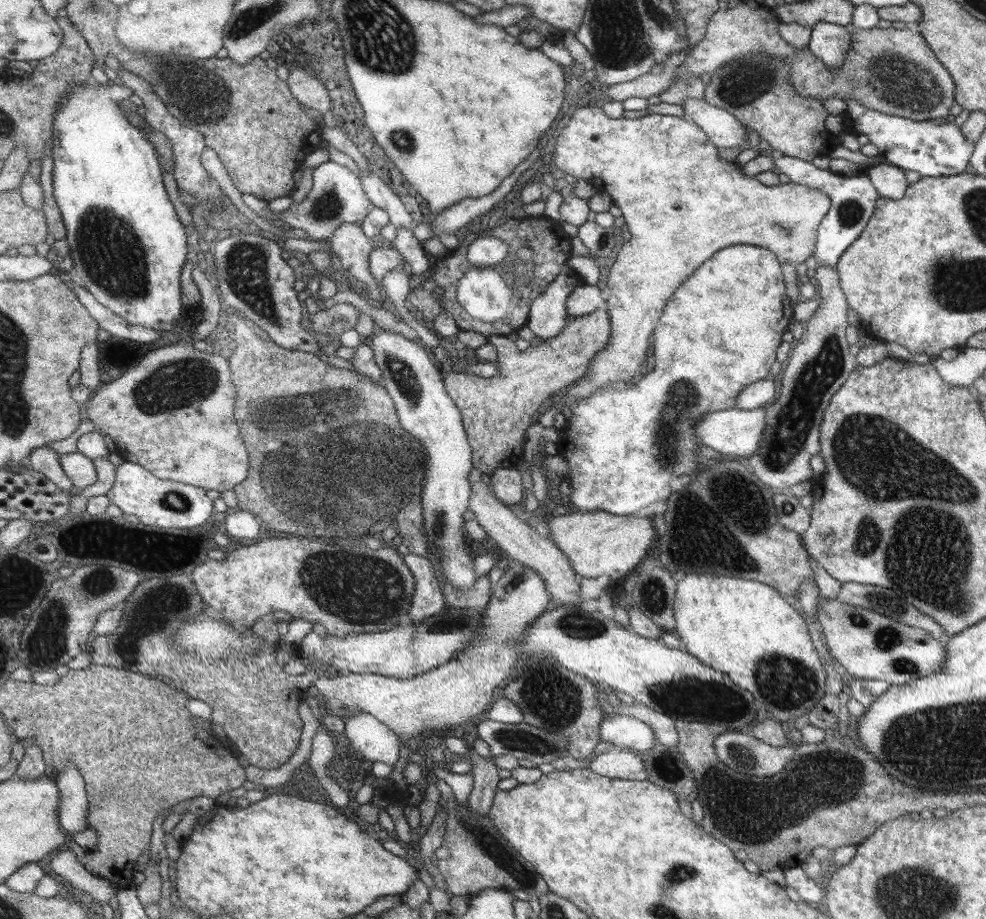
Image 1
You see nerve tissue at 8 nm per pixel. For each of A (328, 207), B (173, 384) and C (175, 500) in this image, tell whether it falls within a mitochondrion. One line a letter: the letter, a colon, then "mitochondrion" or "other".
A: mitochondrion
B: mitochondrion
C: mitochondrion

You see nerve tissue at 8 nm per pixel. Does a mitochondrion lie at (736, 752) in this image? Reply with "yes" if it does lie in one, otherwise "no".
yes

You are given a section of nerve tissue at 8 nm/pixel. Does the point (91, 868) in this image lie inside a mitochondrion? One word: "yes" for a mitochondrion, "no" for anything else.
no

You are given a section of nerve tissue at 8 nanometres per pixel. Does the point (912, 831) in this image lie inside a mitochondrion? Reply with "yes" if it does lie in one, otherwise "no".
no

